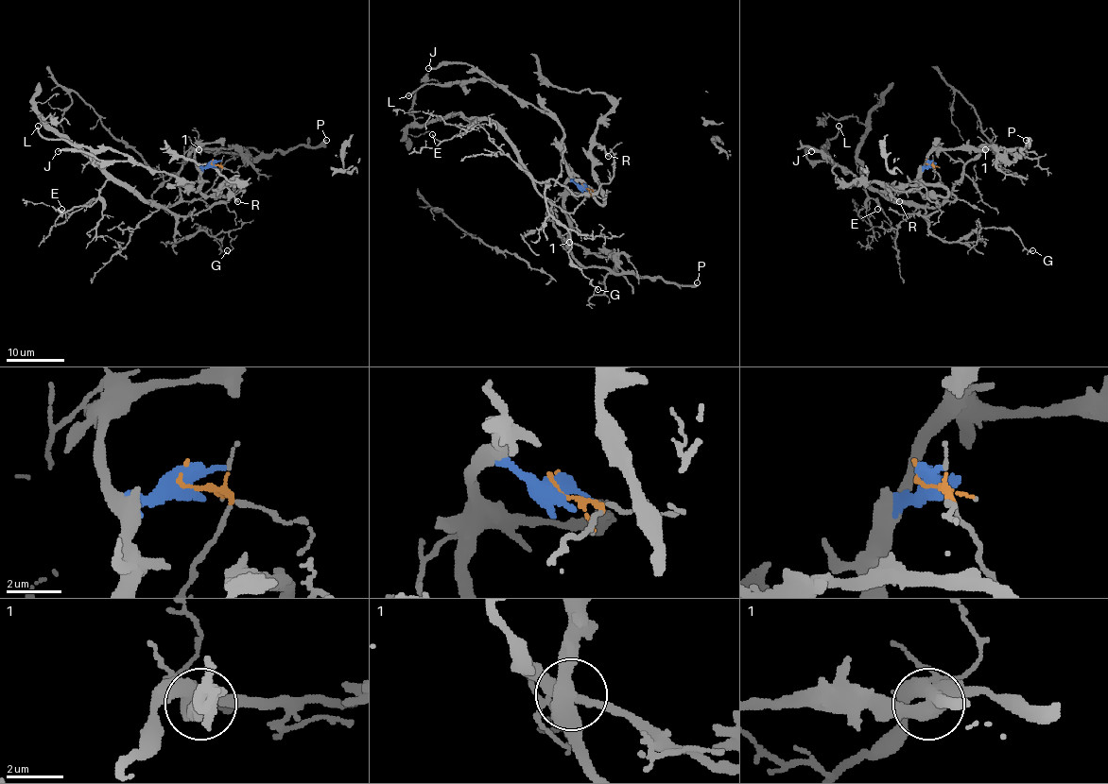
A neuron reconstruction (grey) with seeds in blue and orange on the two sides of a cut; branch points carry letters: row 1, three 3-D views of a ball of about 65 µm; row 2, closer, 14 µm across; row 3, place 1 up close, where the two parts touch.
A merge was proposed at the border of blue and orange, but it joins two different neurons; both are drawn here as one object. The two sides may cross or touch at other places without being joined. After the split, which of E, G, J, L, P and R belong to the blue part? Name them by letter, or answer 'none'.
J, L, P, R

